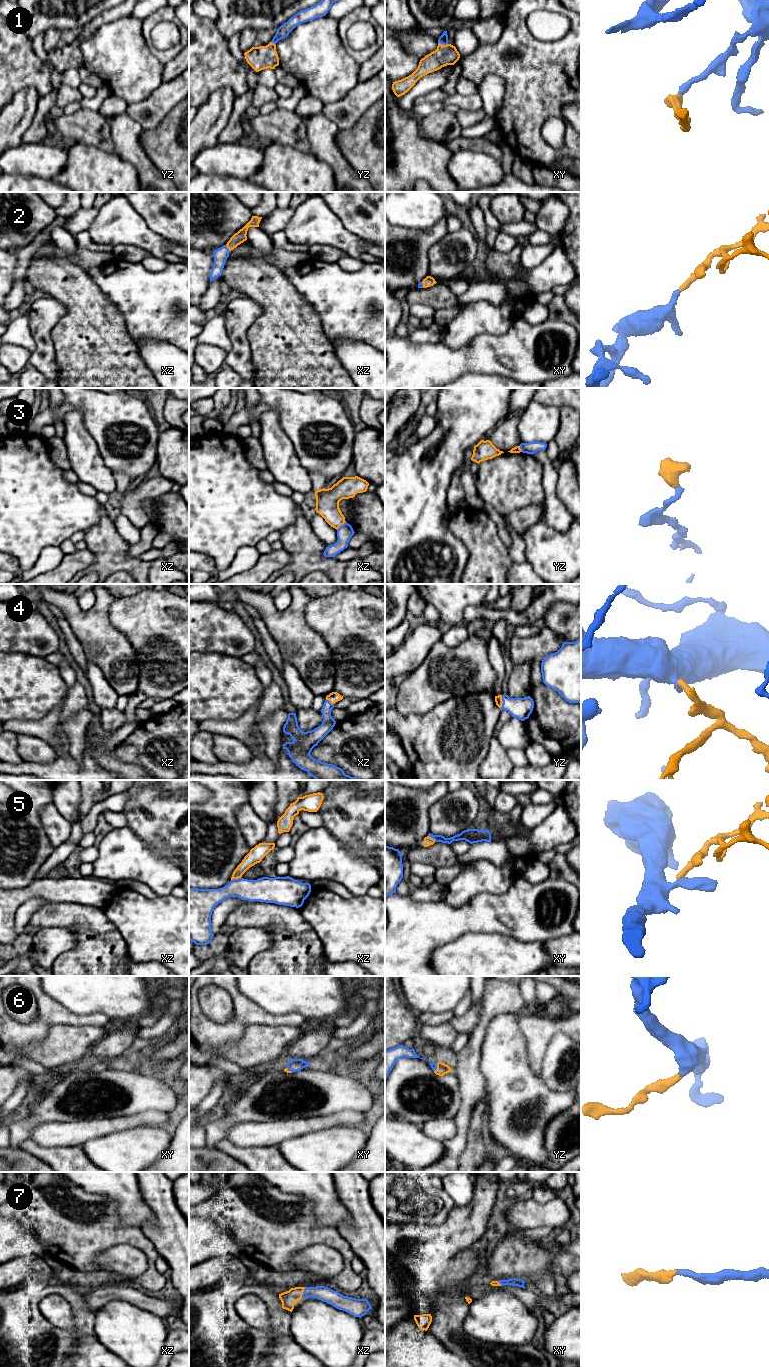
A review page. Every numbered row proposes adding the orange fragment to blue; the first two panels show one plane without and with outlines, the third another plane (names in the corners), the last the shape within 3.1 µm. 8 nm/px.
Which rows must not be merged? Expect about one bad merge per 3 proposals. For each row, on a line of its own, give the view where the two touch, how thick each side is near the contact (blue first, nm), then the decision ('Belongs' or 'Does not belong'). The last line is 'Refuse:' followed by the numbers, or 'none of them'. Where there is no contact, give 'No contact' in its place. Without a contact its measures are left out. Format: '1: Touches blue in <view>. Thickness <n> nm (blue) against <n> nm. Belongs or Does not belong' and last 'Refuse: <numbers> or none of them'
1: Touches blue in xy. Thickness 80 nm (blue) against 170 nm. Belongs
2: Touches blue in xz. Thickness 120 nm (blue) against 90 nm. Belongs
3: Touches blue in xz. Thickness 130 nm (blue) against 190 nm. Does not belong
4: Touches blue in yz. Thickness 170 nm (blue) against 60 nm. Belongs
5: Touches blue in xz. Thickness 200 nm (blue) against 120 nm. Does not belong
6: Touches blue in yz. Thickness 50 nm (blue) against 90 nm. Belongs
7: Touches blue in xz. Thickness 120 nm (blue) against 120 nm. Belongs
Refuse: 3, 5

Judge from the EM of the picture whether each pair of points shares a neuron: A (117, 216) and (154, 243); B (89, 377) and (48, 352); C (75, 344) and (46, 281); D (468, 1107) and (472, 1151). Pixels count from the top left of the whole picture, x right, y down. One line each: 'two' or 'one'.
A: one
B: two
C: one
D: two

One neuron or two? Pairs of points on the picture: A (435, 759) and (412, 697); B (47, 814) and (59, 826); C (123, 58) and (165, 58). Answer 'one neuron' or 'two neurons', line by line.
A: two neurons
B: one neuron
C: two neurons

